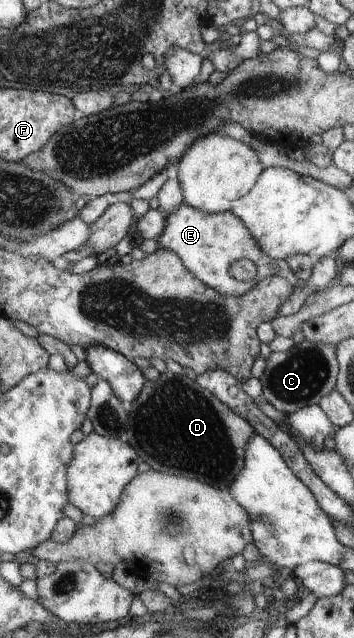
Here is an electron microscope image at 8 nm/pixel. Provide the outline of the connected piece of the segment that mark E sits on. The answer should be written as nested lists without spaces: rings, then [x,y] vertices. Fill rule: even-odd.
[[[183,201],[176,209],[165,214],[165,226],[156,238],[159,249],[175,252],[203,284],[224,295],[242,295],[253,288],[259,280],[269,275],[285,277],[287,280],[299,280],[289,268],[285,259],[272,259],[267,256],[249,232],[249,229],[230,210],[220,213],[206,213]],[[248,258],[255,263],[257,274],[248,281],[239,281],[228,274],[232,262]]]

